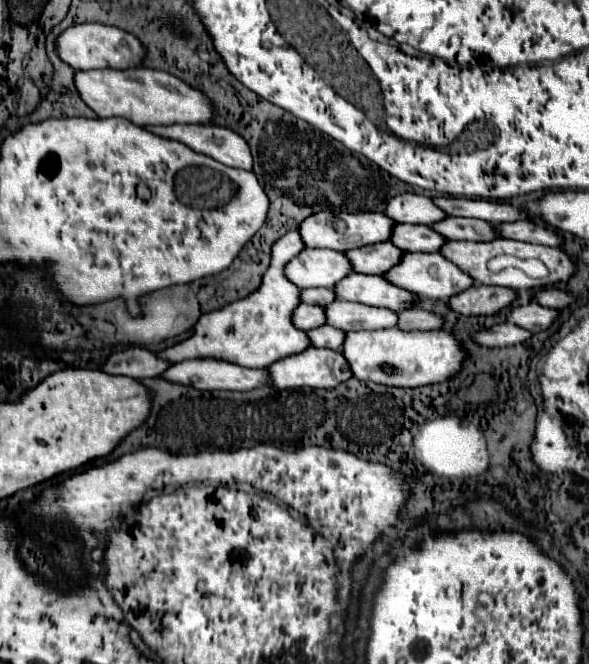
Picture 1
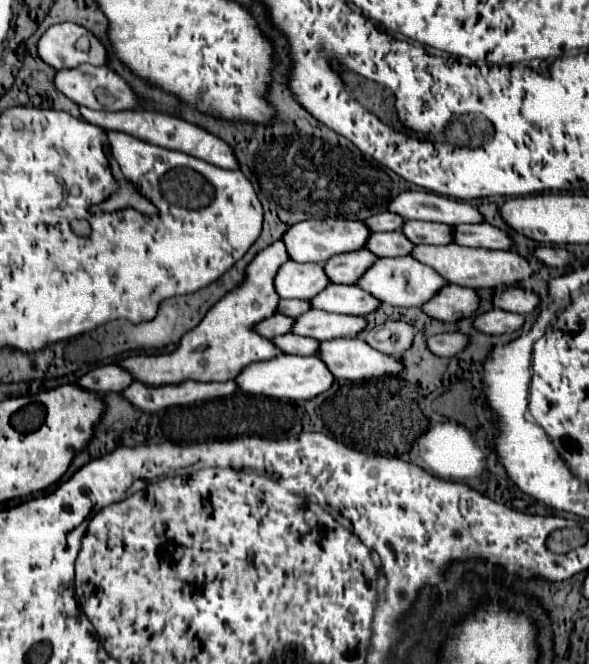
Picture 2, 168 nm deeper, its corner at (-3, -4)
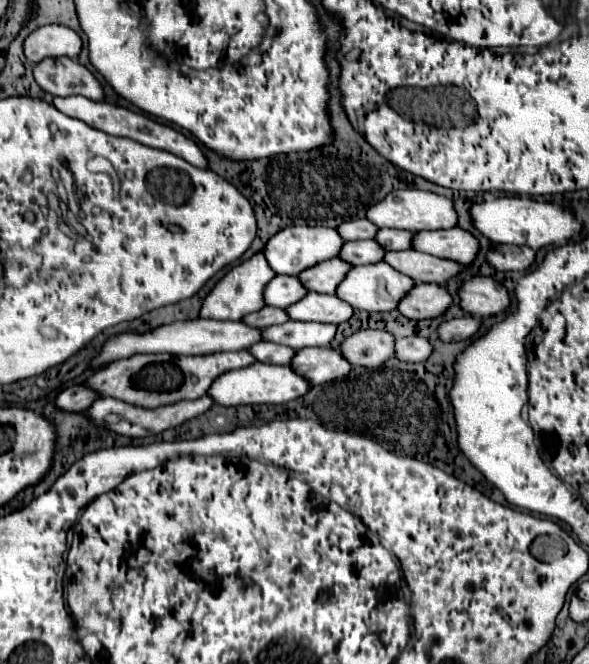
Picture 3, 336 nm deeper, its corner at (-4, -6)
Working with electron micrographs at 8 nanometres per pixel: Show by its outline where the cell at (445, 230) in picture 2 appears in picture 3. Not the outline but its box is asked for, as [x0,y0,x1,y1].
[374,229,412,251]

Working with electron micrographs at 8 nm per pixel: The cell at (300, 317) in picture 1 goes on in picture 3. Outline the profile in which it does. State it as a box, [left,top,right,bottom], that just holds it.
[90,319,262,369]

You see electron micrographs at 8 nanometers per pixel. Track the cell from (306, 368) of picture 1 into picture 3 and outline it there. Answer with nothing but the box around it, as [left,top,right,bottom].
[206,363,308,405]

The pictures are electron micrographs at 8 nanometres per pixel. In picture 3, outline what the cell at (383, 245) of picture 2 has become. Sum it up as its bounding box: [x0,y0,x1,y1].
[338,239,386,267]

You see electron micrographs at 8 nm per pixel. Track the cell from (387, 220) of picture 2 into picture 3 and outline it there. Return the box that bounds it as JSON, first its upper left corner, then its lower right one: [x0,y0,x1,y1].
[338,219,376,241]

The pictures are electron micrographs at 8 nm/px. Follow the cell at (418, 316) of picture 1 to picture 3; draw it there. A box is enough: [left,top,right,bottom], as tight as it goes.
[340,329,394,367]

